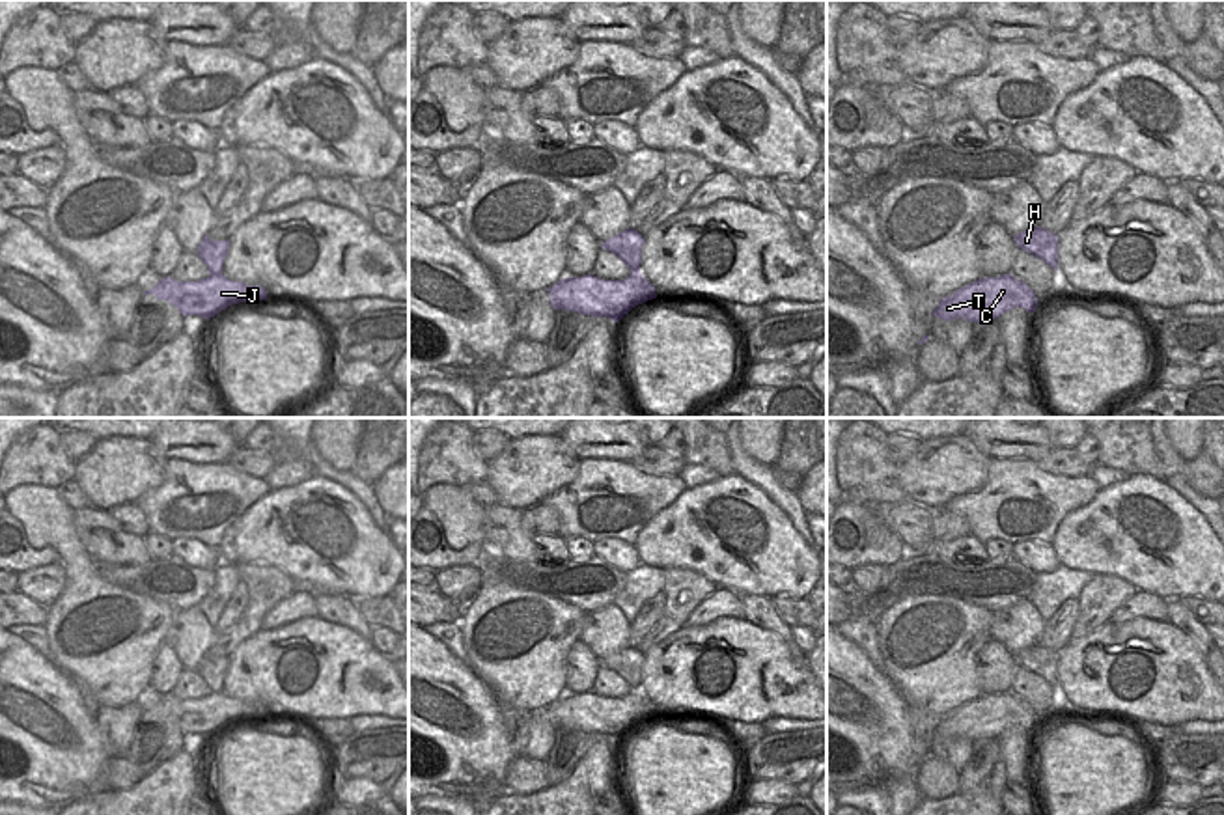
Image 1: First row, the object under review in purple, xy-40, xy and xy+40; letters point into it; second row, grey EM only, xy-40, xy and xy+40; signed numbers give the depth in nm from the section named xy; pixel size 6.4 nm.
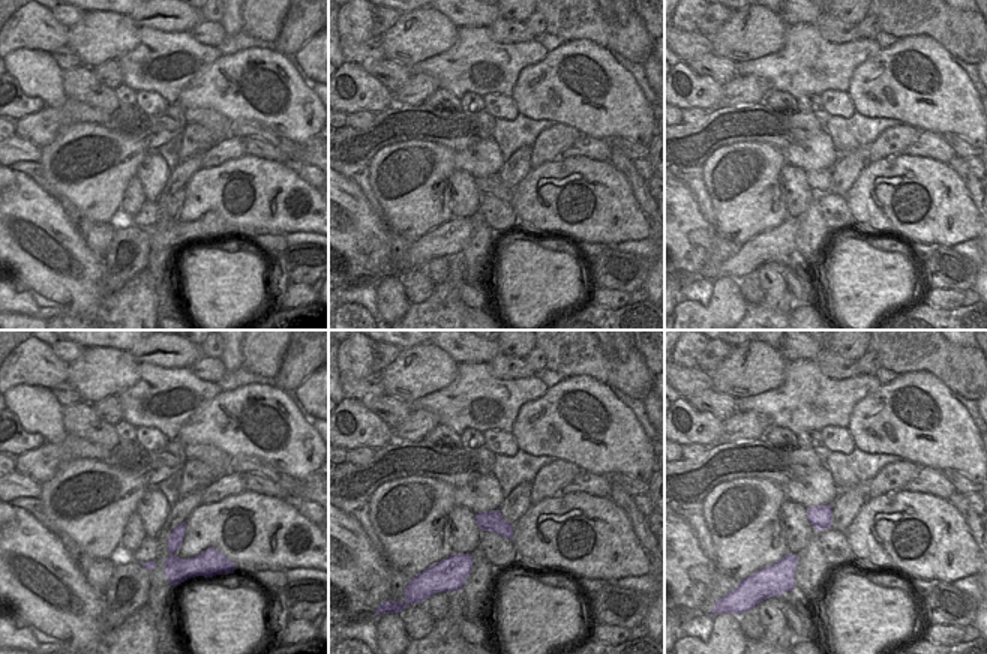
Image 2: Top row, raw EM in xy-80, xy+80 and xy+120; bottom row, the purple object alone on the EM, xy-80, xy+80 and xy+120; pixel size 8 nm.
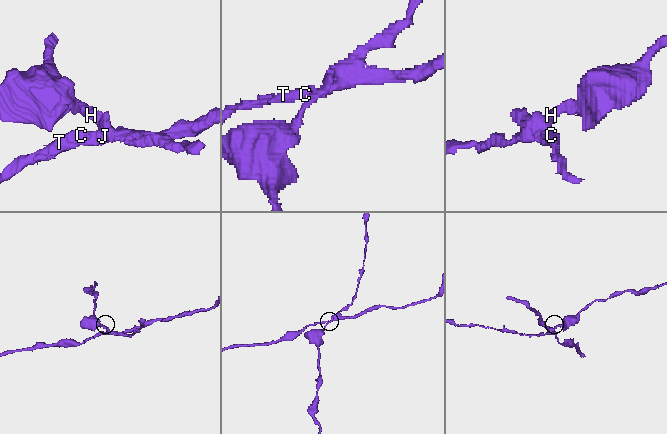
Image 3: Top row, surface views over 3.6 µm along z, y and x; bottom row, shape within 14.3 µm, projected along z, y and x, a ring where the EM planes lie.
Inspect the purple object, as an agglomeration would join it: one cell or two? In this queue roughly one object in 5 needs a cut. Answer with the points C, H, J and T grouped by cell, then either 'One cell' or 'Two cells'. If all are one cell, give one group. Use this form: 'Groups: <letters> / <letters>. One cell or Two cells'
Groups: C J T / H. Two cells.

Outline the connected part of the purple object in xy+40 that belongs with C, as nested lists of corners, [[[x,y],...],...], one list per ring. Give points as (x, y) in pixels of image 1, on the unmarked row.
[[[1002,692],[998,696],[980,696],[957,707],[953,712],[939,718],[933,733],[944,739],[989,740],[1013,725],[1024,725],[1034,731],[1037,716],[1024,699],[1011,692]]]

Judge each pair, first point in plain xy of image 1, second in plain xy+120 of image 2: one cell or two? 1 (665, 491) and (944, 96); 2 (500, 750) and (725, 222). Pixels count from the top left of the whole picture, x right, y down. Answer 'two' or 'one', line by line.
1: two
2: two

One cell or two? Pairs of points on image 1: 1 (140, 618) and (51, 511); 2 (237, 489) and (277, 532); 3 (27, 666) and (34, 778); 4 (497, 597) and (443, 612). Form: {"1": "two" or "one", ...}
{"1": "one", "2": "two", "3": "one", "4": "two"}

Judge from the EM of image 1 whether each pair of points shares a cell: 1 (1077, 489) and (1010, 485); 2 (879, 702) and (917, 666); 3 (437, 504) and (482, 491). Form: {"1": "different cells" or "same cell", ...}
{"1": "same cell", "2": "different cells", "3": "different cells"}

